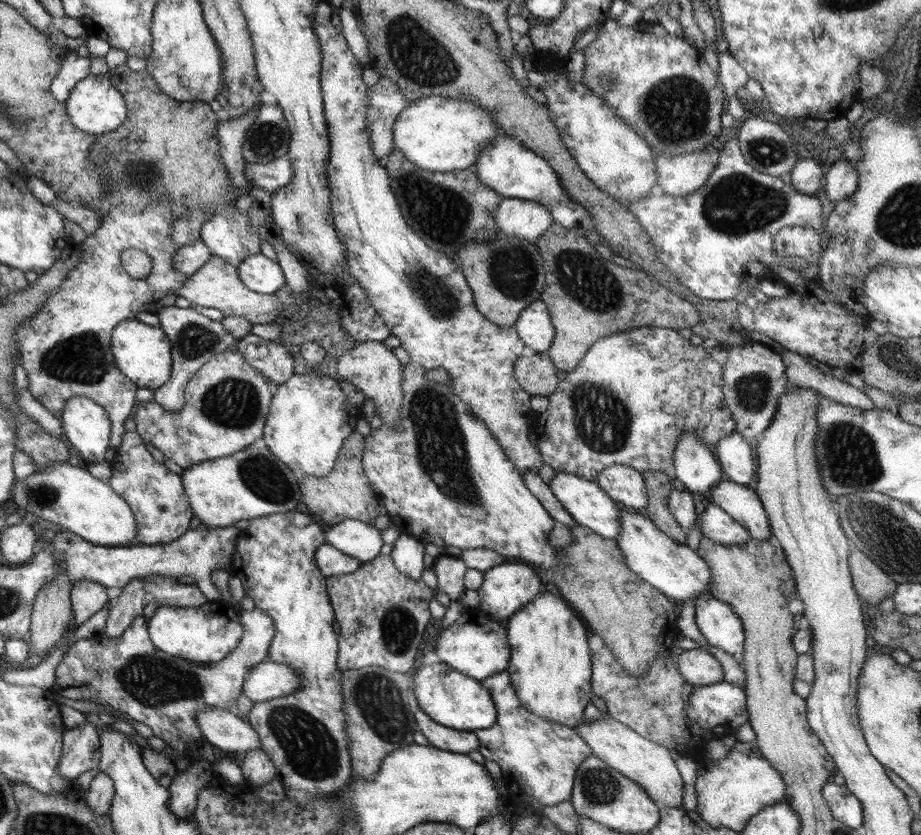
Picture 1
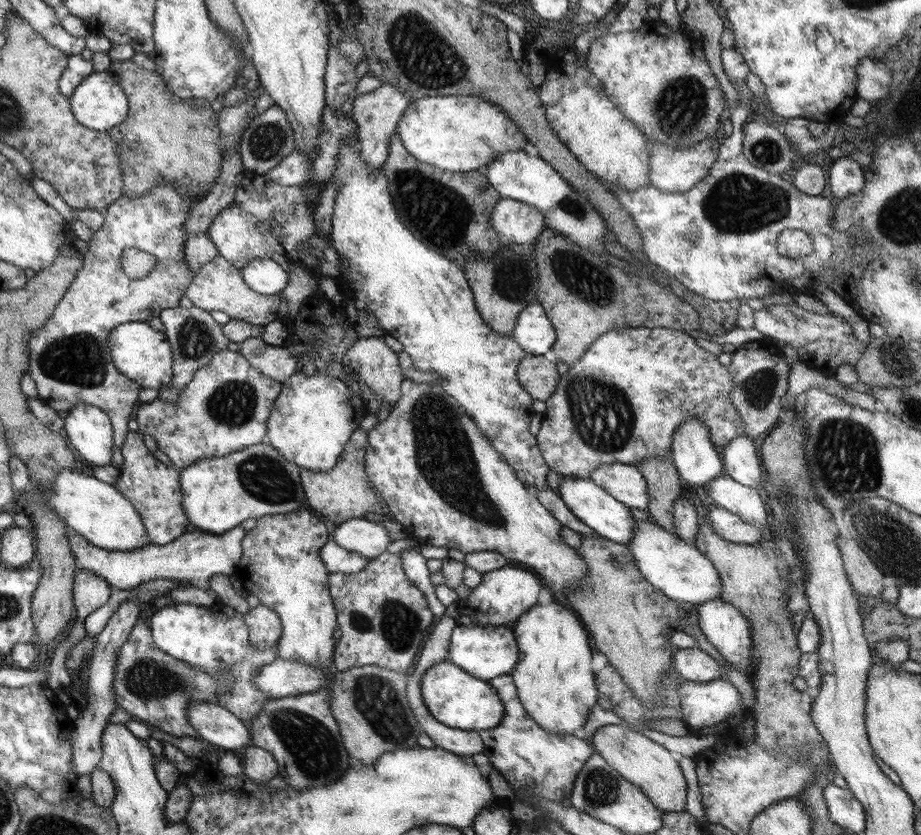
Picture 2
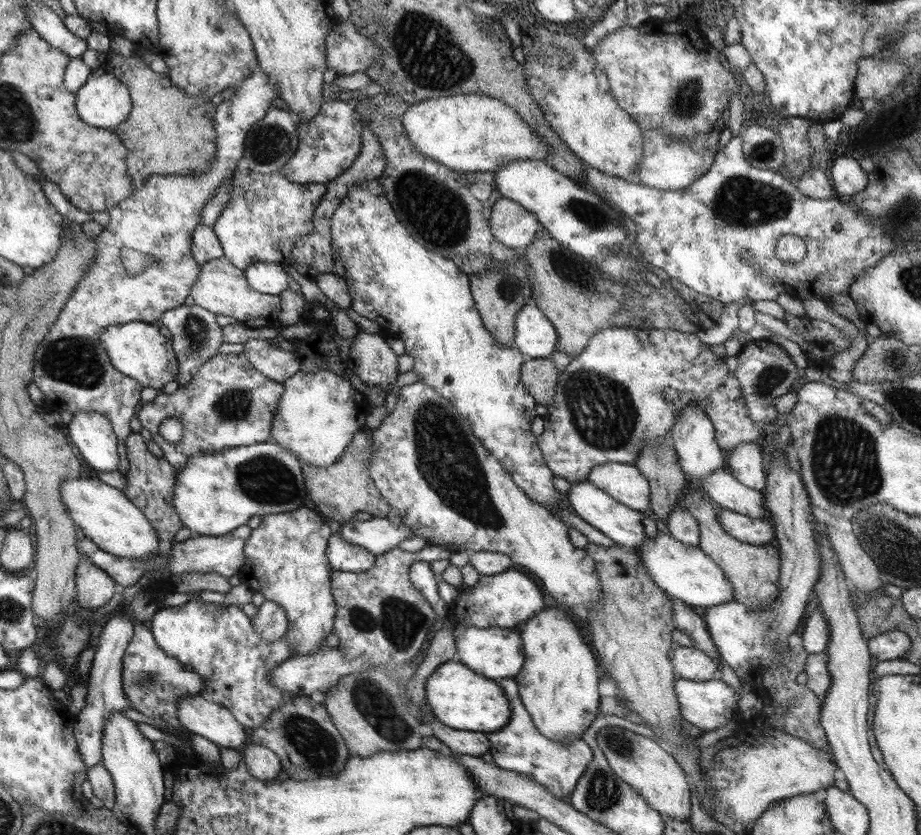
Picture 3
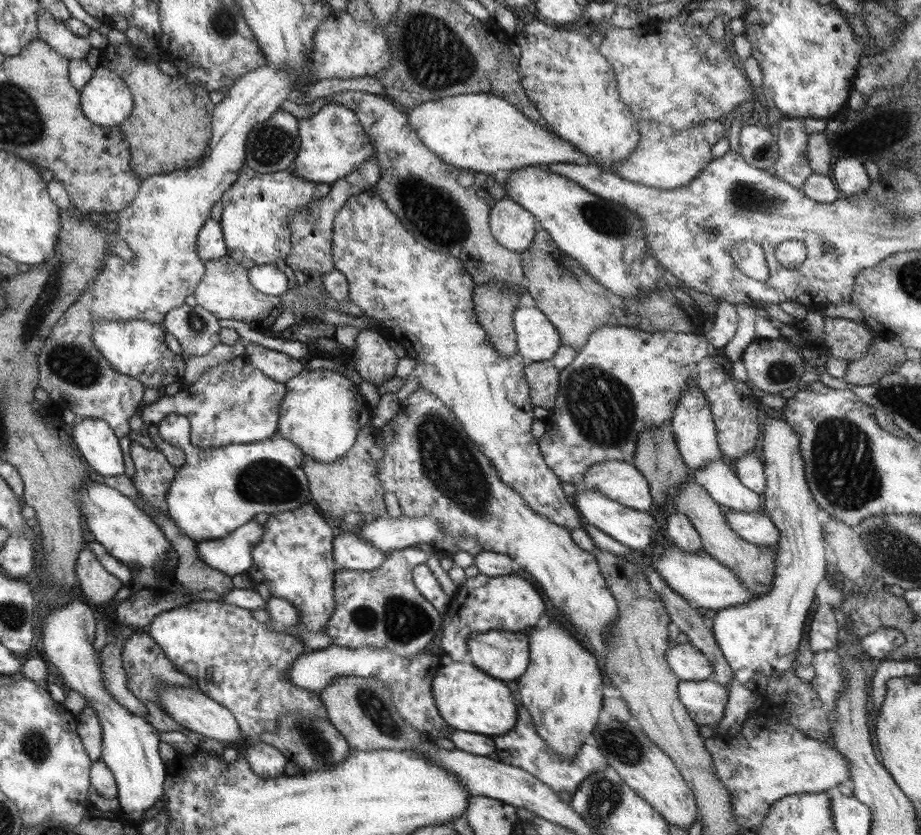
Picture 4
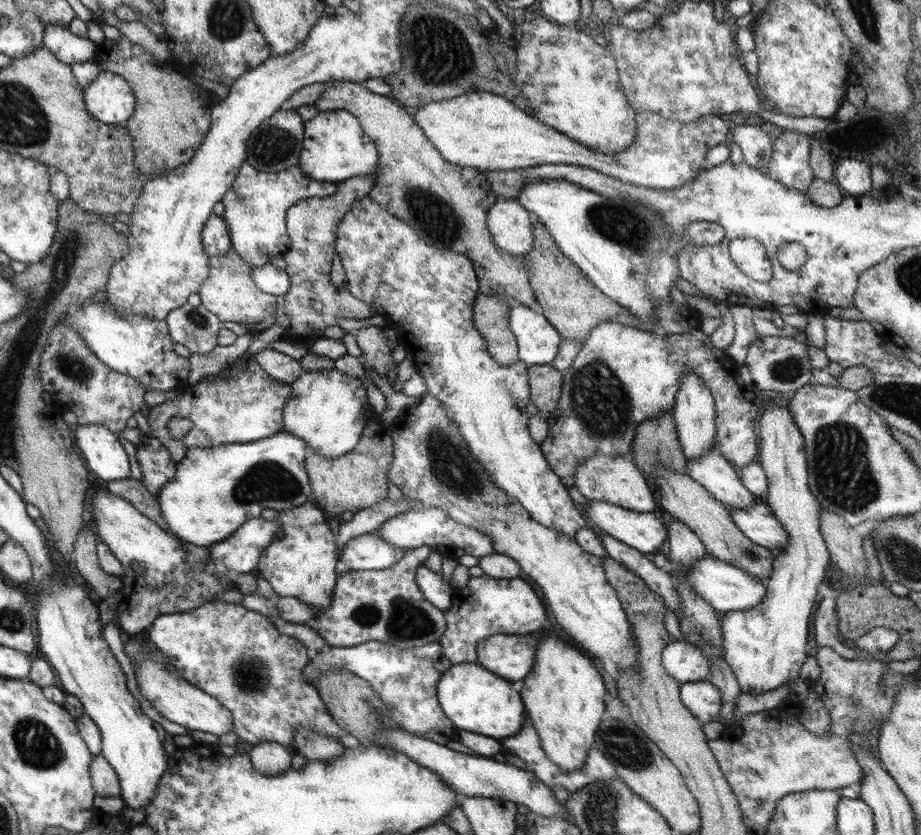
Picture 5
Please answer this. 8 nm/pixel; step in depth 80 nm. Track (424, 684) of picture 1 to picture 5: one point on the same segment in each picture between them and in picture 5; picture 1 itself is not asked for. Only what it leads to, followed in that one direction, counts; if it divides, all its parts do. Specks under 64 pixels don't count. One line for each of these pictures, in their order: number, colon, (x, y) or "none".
2: (455, 698)
3: (459, 698)
4: (467, 698)
5: (476, 700)

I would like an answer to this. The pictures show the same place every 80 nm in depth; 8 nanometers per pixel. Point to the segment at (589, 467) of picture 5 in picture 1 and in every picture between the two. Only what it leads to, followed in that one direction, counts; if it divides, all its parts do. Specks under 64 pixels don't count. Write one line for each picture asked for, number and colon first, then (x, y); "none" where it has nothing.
1: (627, 485)
2: (625, 483)
3: (626, 484)
4: (619, 480)

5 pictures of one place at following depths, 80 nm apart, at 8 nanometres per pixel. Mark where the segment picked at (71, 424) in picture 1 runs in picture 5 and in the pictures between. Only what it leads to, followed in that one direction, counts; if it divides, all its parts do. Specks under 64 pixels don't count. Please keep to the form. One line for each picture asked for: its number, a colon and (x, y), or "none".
2: (89, 428)
3: (92, 432)
4: (96, 438)
5: (107, 458)

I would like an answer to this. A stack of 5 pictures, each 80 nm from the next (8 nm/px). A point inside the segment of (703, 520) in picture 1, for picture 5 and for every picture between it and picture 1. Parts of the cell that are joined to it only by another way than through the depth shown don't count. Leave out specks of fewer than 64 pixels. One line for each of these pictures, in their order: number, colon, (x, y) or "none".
2: (730, 527)
3: (757, 532)
4: (756, 527)
5: (758, 523)

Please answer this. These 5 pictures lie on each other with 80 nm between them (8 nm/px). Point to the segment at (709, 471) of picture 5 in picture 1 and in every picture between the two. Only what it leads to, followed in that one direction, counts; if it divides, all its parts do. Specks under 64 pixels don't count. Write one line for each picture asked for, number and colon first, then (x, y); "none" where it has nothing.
1: (742, 503)
2: (746, 502)
3: (729, 493)
4: (721, 482)

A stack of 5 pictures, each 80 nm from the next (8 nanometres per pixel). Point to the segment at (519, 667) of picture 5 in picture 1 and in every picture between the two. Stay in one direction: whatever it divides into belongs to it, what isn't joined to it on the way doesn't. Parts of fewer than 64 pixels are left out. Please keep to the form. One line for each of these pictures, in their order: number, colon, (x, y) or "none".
1: (479, 651)
2: (485, 652)
3: (495, 653)
4: (504, 655)

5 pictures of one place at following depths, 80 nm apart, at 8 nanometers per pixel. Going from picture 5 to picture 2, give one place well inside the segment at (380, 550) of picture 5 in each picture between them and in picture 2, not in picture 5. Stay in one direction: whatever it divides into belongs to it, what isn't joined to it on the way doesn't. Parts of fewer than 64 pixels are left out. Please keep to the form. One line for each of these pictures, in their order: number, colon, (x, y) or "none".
2: (336, 559)
3: (342, 556)
4: (350, 552)

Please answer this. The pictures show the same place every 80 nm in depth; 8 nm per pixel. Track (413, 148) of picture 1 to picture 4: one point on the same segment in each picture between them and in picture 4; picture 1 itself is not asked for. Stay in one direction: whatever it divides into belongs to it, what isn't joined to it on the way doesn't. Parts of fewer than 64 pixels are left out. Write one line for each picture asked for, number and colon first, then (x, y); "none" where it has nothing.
2: (454, 133)
3: (468, 133)
4: (480, 131)

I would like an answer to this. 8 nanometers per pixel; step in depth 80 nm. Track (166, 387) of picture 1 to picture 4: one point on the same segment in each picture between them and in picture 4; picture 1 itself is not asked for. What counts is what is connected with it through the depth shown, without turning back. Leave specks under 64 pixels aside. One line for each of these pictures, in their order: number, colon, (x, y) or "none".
2: (195, 337)
3: (196, 336)
4: (197, 330)

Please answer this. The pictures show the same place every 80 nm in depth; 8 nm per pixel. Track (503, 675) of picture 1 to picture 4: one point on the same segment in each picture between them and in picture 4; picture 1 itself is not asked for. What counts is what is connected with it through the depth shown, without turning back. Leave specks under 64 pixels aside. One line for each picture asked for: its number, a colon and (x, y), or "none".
2: (527, 756)
3: (520, 747)
4: (523, 747)

